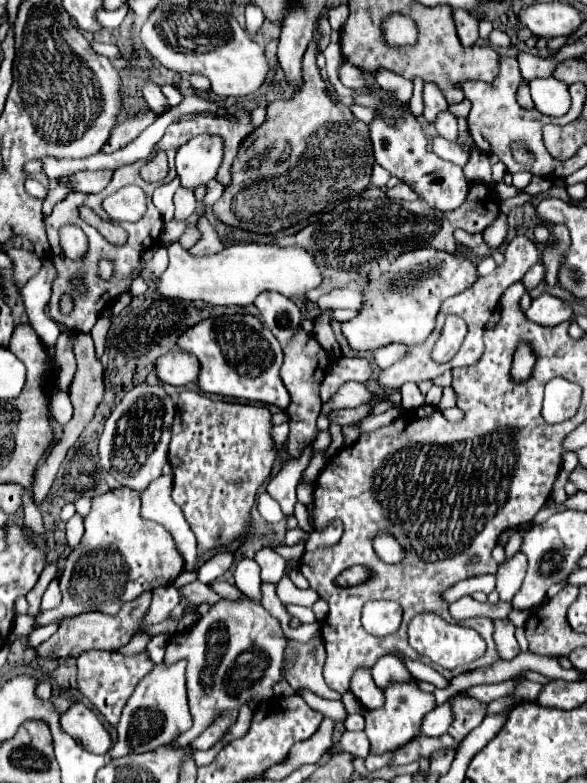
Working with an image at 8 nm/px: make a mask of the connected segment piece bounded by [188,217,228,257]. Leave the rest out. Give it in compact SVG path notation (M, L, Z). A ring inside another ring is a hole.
M202 217L200 221L200 241L188 249L188 253L194 253L194 257L204 257L204 255L214 255L218 251L222 251L228 243L220 241L220 237L216 235L216 231L212 229L212 225L208 223L206 217Z

